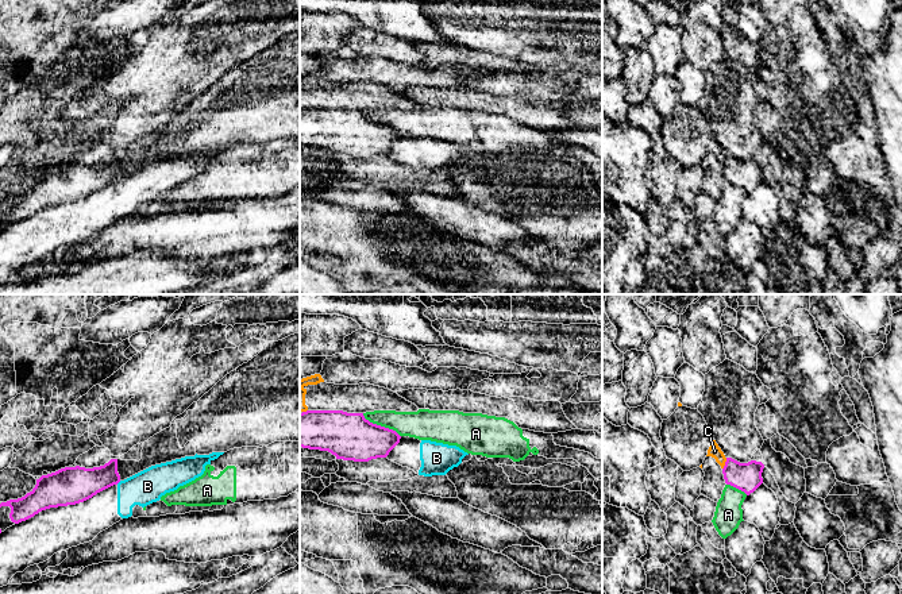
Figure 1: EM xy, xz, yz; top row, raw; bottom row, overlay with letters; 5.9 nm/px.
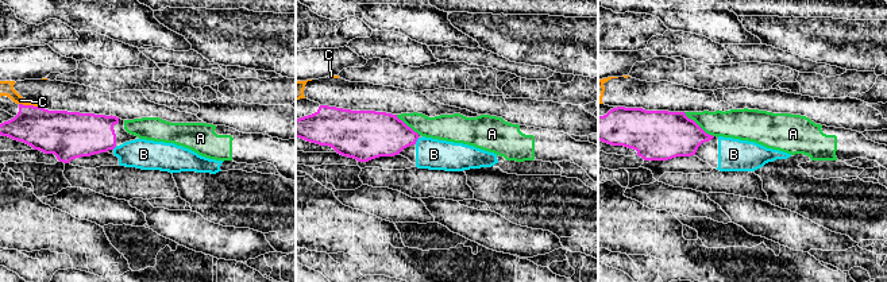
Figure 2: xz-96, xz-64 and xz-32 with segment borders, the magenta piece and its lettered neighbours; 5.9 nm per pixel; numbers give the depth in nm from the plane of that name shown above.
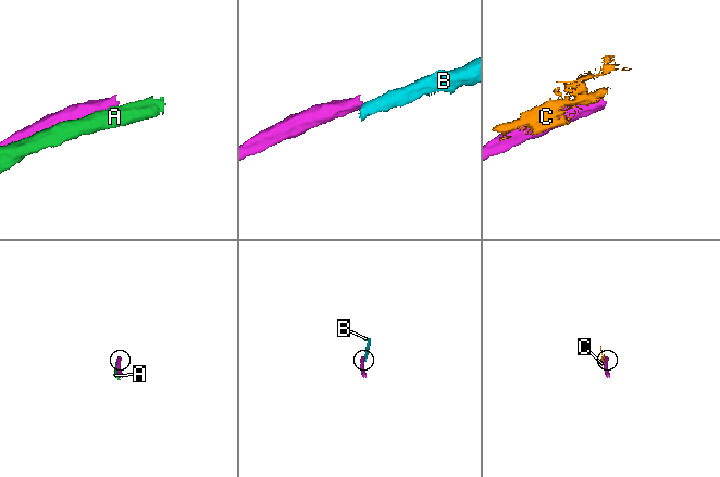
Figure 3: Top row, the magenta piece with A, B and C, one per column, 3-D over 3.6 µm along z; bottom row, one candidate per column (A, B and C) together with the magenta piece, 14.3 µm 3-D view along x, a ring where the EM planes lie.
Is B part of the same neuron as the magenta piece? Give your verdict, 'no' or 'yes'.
no

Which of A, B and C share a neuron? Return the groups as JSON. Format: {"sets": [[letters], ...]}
{"sets": [["A"], ["B"], ["C"]]}

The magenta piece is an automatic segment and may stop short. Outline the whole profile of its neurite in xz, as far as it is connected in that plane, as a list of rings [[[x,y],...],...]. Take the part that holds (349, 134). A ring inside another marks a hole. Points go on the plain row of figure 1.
[[[307,108],[300,111],[300,144],[328,148],[336,157],[369,159],[386,155],[401,134],[365,116],[363,111]]]

